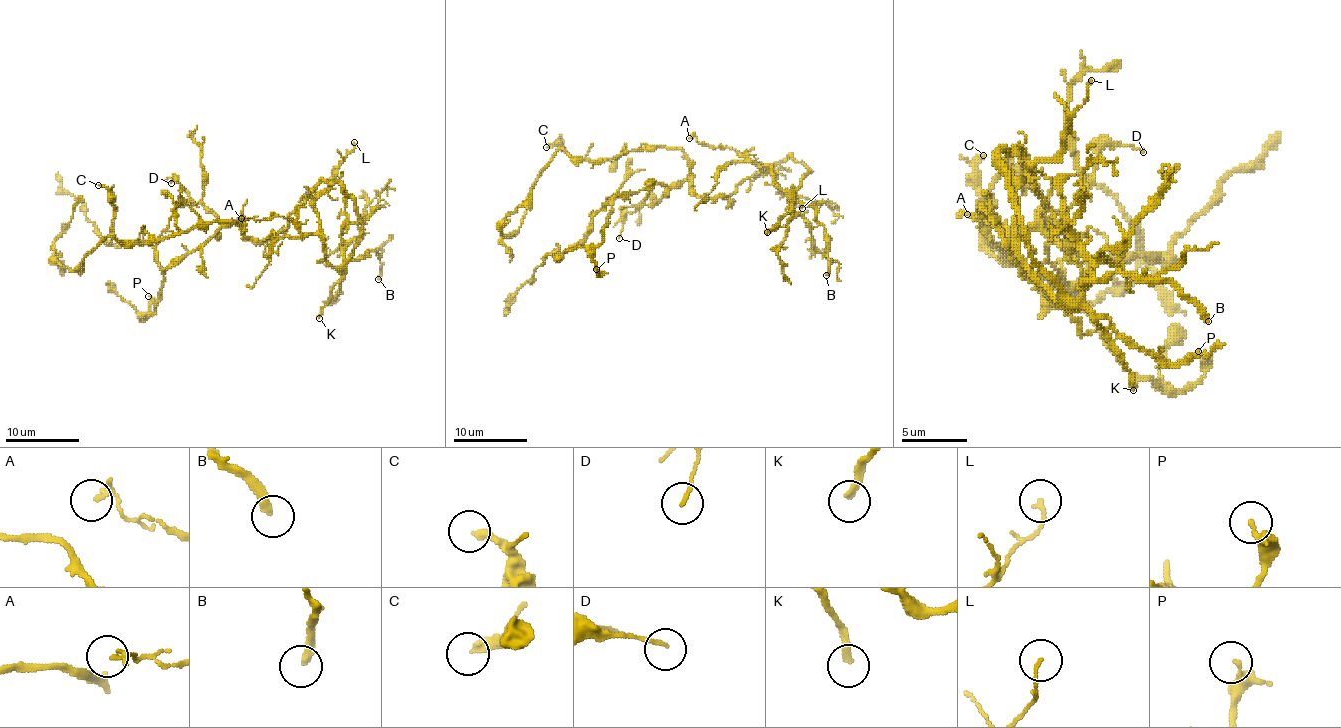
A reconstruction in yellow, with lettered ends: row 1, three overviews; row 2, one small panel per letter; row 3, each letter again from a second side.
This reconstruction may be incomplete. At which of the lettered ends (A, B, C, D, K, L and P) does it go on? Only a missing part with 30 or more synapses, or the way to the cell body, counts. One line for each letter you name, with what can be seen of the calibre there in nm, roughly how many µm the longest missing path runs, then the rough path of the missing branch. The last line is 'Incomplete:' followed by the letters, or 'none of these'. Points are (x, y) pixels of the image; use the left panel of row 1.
K: 220 nm thick; about 60 µm are missing
Incomplete: K

